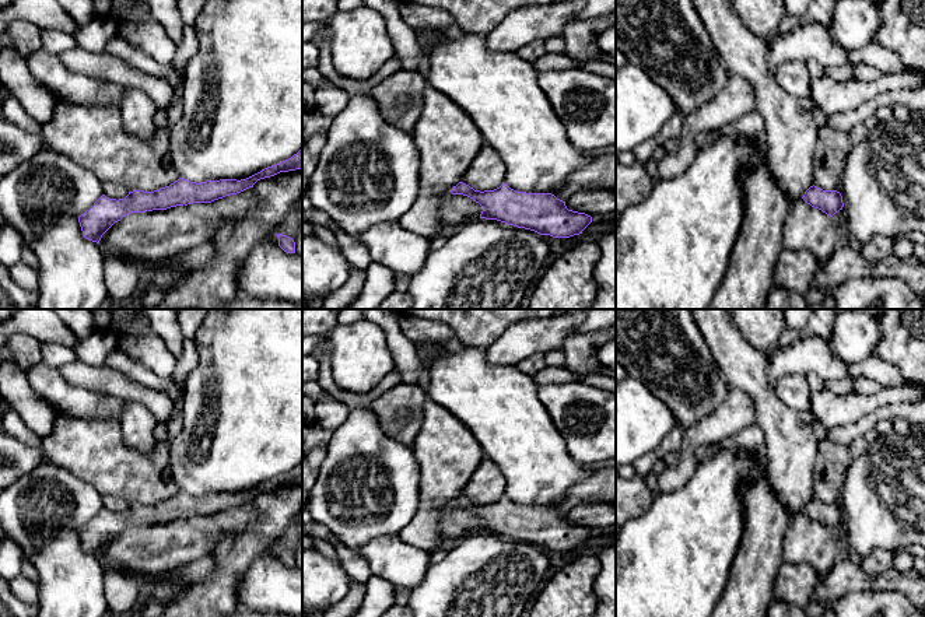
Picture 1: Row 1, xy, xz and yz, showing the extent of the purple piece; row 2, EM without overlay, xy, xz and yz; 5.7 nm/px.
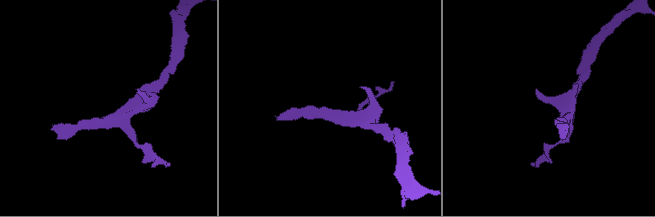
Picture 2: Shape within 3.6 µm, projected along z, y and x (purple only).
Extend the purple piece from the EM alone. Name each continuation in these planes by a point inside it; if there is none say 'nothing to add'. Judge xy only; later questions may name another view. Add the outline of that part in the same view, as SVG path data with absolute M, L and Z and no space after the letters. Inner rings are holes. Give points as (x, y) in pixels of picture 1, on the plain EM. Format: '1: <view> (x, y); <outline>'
nothing to add

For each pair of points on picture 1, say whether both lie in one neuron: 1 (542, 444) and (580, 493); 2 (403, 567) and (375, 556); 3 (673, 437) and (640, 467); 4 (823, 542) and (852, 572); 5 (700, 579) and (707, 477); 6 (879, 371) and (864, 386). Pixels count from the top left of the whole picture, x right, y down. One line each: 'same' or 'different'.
1: different
2: same
3: same
4: different
5: same
6: different

